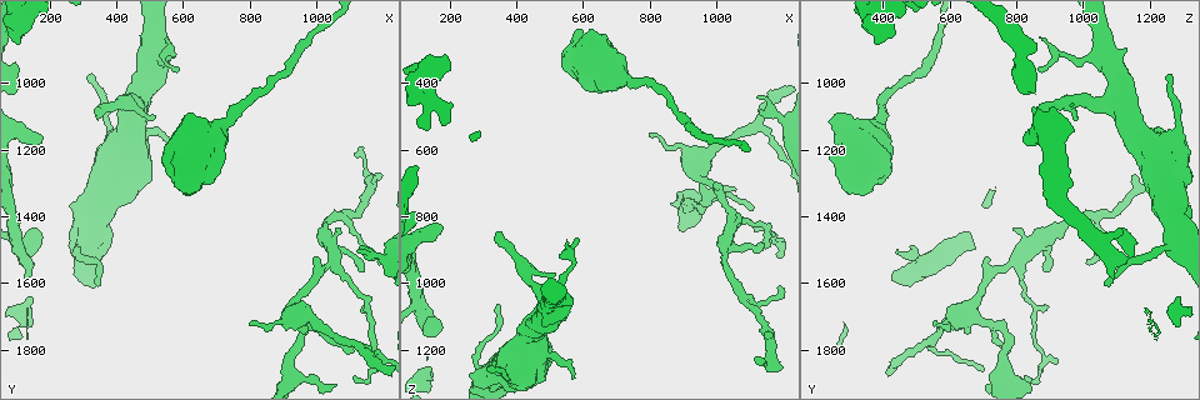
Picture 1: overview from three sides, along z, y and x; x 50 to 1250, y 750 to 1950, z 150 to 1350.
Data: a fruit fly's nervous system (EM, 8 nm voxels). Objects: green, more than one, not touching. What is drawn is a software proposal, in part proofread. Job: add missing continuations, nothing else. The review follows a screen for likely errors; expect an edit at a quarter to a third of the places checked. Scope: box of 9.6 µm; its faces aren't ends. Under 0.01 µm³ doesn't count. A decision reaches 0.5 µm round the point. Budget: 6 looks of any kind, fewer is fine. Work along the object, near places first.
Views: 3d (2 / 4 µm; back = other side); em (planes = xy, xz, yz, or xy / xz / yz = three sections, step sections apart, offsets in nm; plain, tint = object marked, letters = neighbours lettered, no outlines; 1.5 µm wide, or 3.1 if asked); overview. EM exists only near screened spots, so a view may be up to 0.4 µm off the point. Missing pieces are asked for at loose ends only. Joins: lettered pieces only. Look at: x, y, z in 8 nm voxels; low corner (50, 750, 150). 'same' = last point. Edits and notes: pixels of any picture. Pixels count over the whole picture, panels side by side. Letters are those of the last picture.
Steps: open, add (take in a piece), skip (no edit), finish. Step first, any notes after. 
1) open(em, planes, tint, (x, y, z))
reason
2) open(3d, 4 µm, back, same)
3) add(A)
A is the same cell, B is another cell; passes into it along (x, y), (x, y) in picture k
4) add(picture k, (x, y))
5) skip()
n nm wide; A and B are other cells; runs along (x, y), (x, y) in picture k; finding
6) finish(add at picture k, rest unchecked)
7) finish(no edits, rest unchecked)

open(em, planes, letters, (350, 1610, 1070))
branch stops here

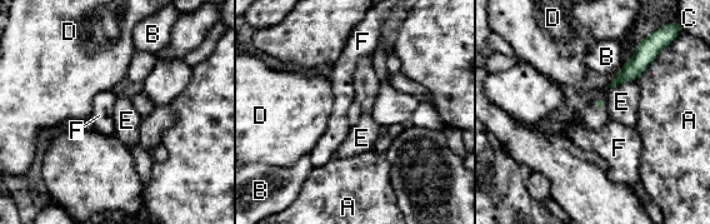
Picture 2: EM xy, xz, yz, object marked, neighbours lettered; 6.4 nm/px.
skip()
A, B, C, D, E and F are other cells; border along (635, 79), (606, 86) in picture 2; none of them fits

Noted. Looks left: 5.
open(em, planes, letters, (340, 1080, 850))
branch stops here

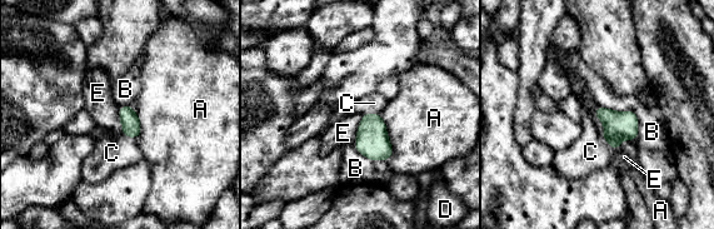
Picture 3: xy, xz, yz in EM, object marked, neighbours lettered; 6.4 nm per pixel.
add(C)
C is the same cell, A, B, D and E are other cells; passes into it along (130, 125), (129, 137), (111, 153) in picture 3; it goes on there

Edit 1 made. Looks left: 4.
open(overview)

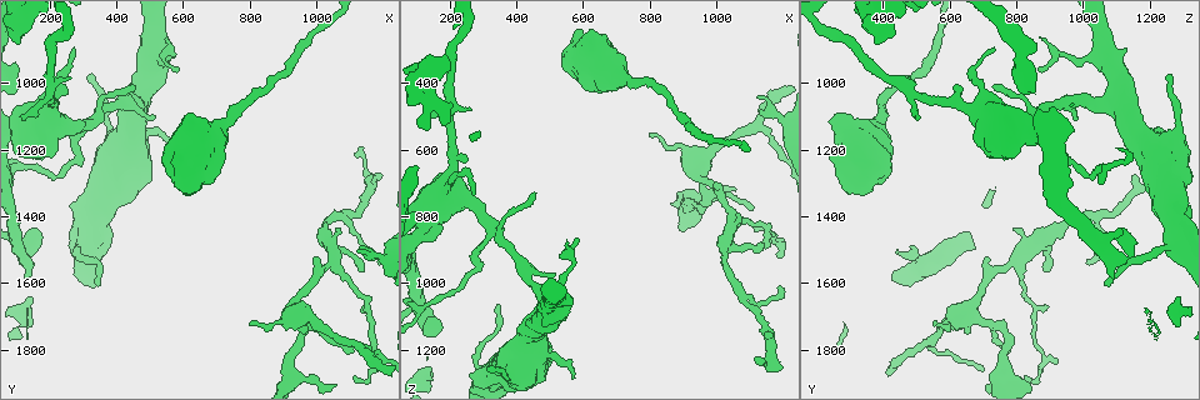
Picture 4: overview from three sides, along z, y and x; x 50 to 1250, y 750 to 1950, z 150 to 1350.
open(em, 3.1 µm, xz, step 8, tint, (620, 1100, 240))
branch stops here

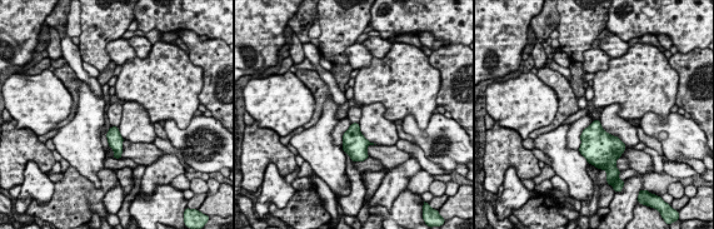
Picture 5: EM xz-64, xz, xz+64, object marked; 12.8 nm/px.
open(em, 3.1 µm, planes, letters, same)

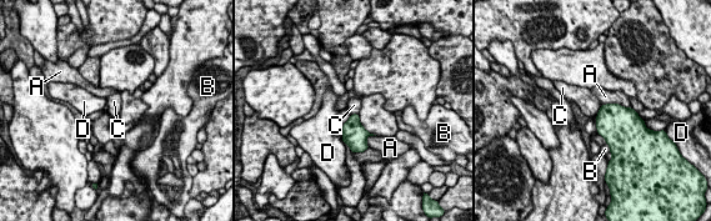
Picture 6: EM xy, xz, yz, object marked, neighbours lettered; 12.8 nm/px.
skip()
A, B, C and D are other cells; no lettered piece goes on from it

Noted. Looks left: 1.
finish(add at picture 3, rest unchecked)

